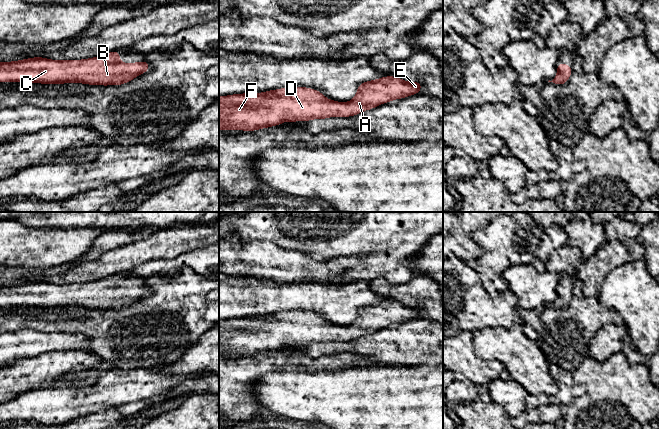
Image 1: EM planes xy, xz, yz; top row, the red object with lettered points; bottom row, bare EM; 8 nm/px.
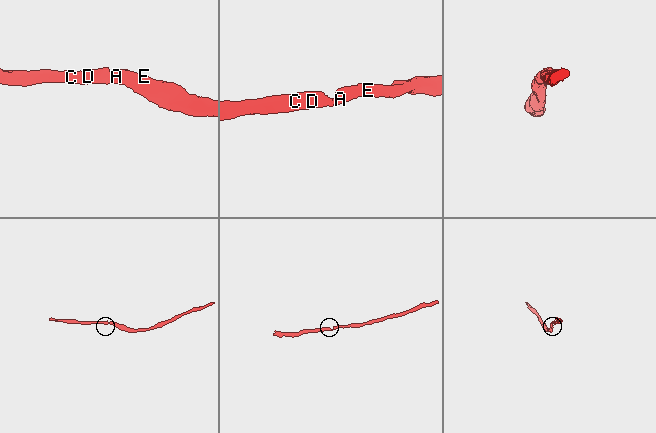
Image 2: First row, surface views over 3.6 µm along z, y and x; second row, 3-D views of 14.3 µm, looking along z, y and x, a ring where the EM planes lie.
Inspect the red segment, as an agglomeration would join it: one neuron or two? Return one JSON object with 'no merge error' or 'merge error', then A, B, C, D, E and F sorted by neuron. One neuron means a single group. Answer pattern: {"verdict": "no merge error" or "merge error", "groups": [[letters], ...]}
{"verdict": "no merge error", "groups": [["A", "B", "C", "D", "E", "F"]]}

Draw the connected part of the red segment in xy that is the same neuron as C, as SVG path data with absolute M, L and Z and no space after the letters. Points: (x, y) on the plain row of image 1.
M120 275L98 281L74 284L52 284L32 281L0 286L0 306L28 306L40 308L81 307L88 309L122 309L147 296L147 285L122 287Z

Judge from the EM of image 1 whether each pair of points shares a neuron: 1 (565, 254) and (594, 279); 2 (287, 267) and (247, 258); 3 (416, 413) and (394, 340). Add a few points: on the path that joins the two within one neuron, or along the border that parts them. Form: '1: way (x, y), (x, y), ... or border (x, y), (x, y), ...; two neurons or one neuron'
1: way (572, 261), (579, 268), (587, 272); one neuron
2: way (277, 264), (257, 258); one neuron
3: border (382, 365), (416, 367); two neurons

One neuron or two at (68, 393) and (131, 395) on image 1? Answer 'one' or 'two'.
one

